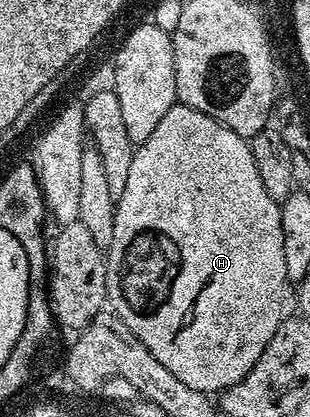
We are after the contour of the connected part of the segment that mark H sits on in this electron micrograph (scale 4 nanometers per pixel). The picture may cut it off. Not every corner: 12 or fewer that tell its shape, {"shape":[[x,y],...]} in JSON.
{"shape":[[177,103],[133,151],[107,303],[219,394],[282,319],[252,145]]}

